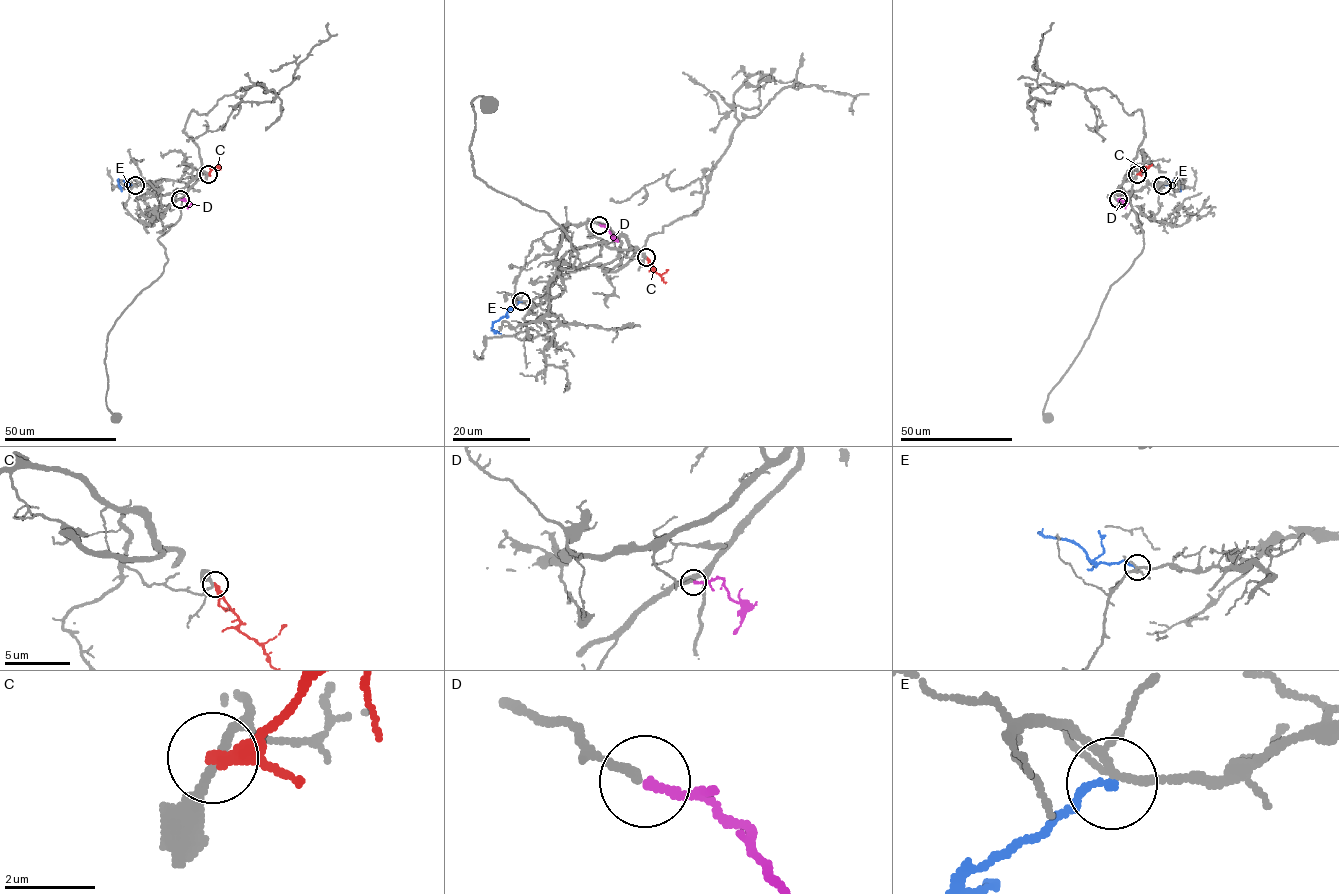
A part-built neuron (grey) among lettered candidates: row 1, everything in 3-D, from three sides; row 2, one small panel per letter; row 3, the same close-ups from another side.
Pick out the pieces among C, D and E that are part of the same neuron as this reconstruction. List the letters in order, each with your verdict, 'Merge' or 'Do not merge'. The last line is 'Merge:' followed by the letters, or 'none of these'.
C: Do not merge
D: Merge
E: Do not merge
Merge: D

